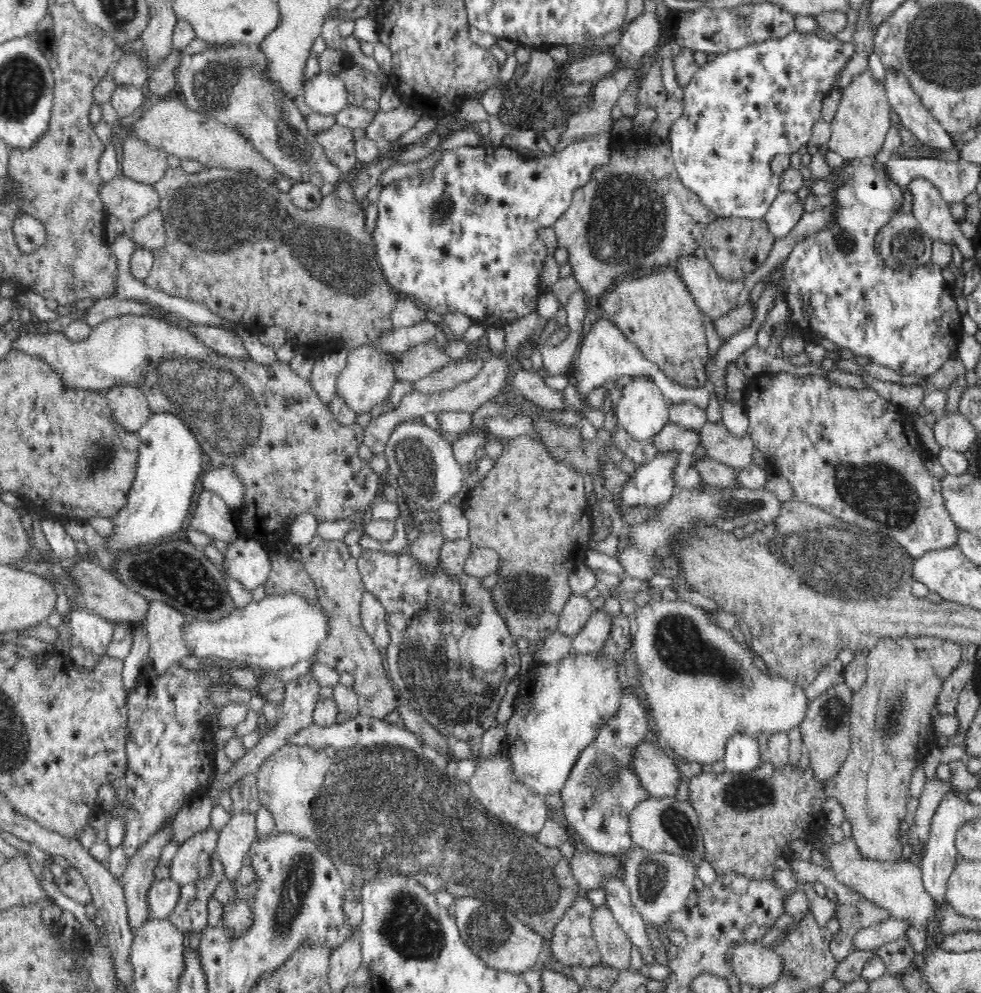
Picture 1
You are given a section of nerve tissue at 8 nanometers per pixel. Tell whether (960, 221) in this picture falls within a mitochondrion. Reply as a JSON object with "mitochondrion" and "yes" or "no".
{"mitochondrion":"no"}

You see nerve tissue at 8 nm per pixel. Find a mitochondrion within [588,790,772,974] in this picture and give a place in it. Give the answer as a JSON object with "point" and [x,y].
{"point":[678,826]}

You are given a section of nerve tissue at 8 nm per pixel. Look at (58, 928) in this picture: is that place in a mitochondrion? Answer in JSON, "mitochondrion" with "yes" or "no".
{"mitochondrion":"no"}

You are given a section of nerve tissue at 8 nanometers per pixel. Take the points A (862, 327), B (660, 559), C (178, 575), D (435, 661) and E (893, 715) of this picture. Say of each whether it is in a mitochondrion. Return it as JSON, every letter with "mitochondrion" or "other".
{"A":"other","B":"mitochondrion","C":"mitochondrion","D":"mitochondrion","E":"mitochondrion"}

